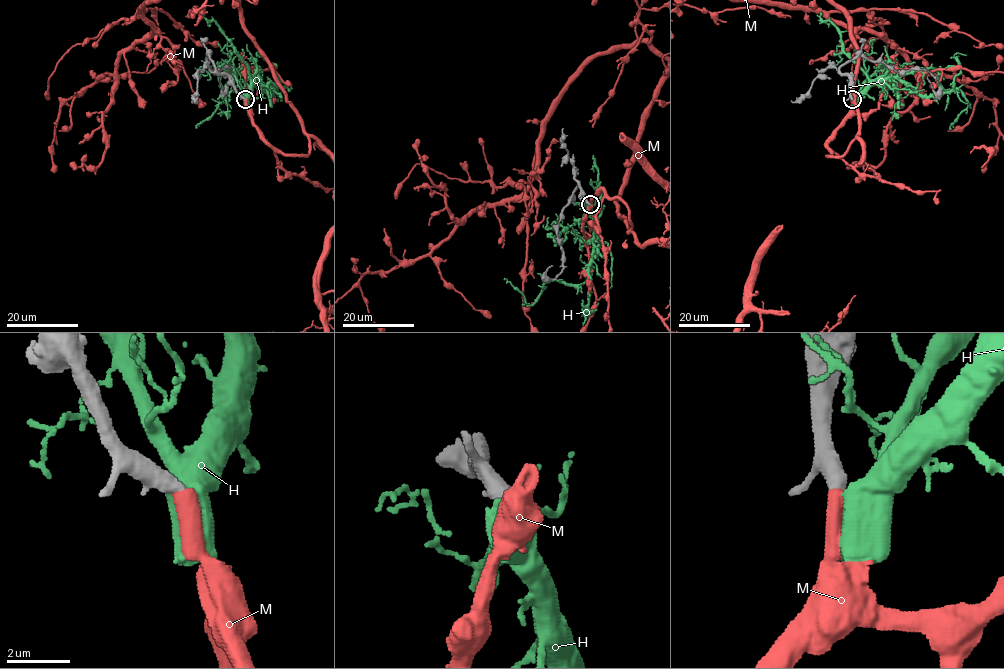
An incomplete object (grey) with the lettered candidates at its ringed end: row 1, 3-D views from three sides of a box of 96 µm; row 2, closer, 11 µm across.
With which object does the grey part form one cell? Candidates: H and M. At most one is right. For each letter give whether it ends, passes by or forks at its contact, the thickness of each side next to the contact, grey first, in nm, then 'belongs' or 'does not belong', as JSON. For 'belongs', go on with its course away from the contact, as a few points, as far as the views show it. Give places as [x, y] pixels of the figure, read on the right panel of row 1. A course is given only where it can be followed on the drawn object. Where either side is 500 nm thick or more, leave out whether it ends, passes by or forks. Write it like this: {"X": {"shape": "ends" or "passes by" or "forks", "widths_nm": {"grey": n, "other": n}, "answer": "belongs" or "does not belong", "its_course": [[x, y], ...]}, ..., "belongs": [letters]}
{"H": {"widths_nm": {"grey": 500, "other": 750}, "answer": "does not belong"}, "M": {"widths_nm": {"grey": 550, "other": 480}, "answer": "belongs"}, "belongs": ["M"]}

